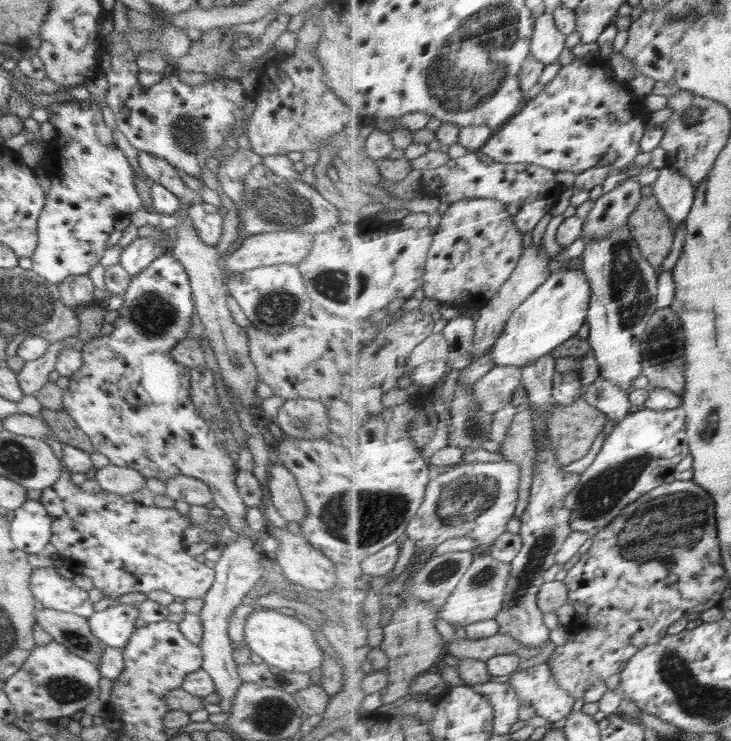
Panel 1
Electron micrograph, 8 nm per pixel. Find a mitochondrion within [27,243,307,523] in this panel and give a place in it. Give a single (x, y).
(153, 315)

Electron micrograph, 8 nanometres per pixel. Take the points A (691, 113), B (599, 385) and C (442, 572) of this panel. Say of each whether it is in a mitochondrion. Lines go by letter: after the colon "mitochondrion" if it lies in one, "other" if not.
A: mitochondrion
B: other
C: mitochondrion

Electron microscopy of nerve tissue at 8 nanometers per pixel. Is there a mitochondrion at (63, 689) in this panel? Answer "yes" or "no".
yes

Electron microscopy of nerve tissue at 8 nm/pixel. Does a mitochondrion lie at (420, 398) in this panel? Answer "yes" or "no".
no

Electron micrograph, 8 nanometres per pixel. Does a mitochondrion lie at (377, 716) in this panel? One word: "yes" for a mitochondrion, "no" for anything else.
no

